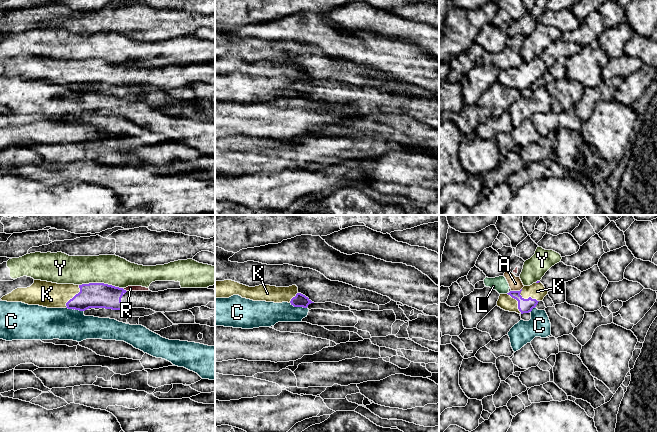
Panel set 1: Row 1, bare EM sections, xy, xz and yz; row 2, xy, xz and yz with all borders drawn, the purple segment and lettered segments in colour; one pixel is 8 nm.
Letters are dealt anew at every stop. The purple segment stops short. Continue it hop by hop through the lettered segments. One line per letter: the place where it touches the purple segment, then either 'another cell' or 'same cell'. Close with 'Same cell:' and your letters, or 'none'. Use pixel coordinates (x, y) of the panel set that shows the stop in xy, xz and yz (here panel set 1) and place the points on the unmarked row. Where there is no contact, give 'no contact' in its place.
A: yz (516, 67) | another cell
C: xy (75, 85) | another cell
K: yz (528, 74) | same cell
L: yz (507, 69) | another cell
R: xy (123, 65) | another cell
Y: xy (101, 59) | another cell
Same cell: K

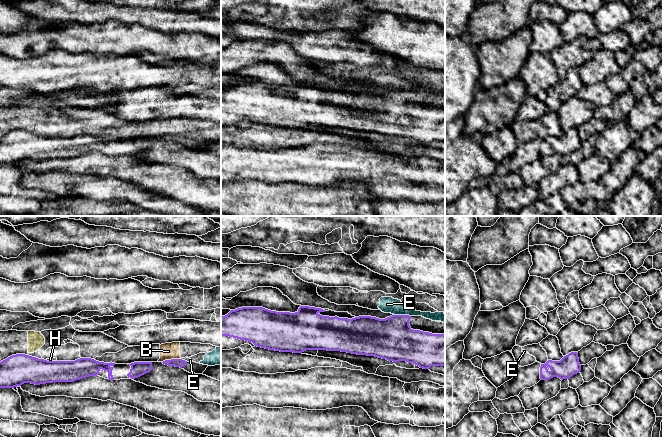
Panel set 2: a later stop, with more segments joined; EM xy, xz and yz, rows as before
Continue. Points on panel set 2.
B: xy (173, 135) | another cell
E: xz (402, 91) | another cell
H: xy (51, 137) | another cell
Same cell: none

